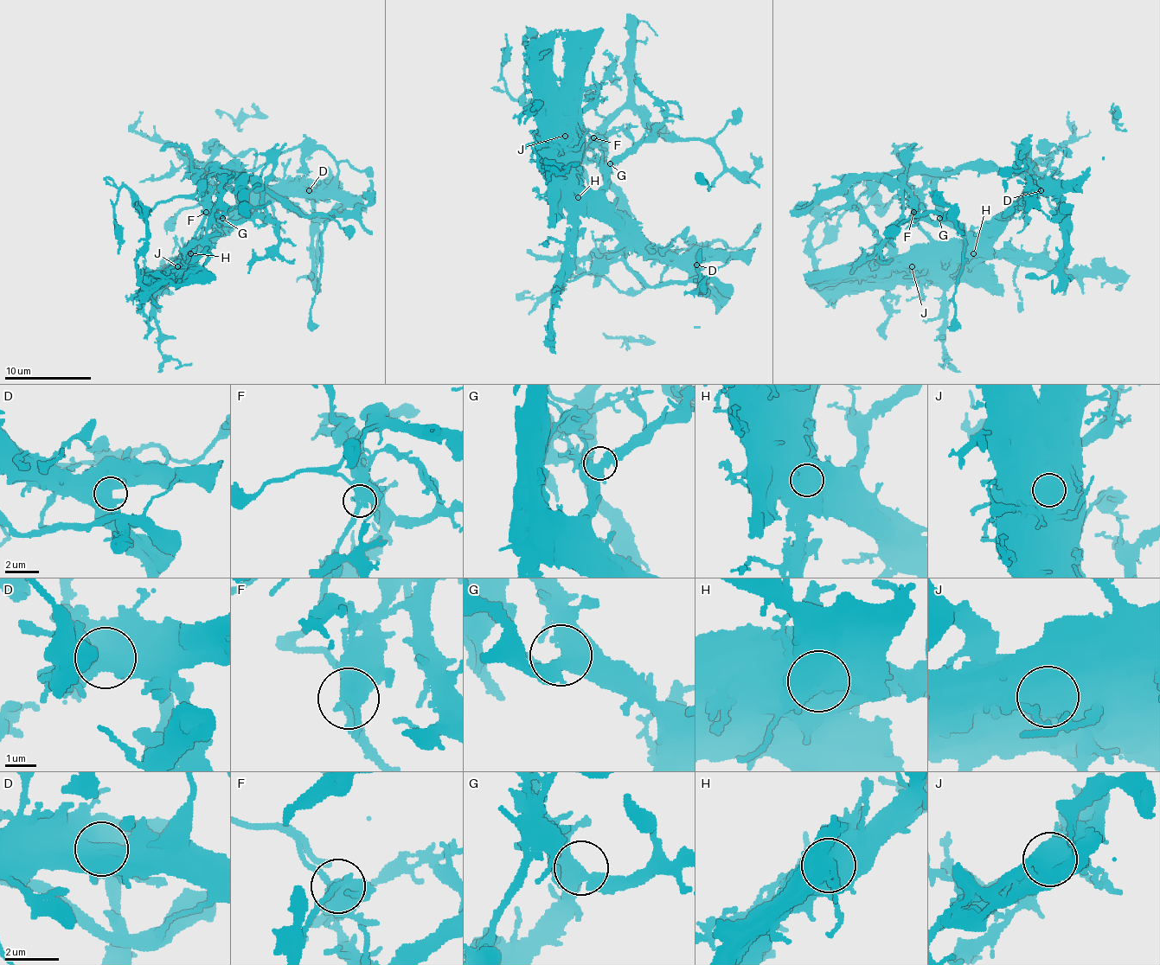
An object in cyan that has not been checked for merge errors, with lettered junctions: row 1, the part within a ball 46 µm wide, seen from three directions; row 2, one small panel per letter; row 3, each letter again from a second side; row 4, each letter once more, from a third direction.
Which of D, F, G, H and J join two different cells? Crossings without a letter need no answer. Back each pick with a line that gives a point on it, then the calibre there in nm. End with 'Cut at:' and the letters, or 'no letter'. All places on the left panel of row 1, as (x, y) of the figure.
F: Place: (206, 212). Thickness 440 nm
H: Place: (190, 253). Thickness 1450 nm
J: Place: (177, 266). Thickness 1300 nm
Cut at: F, H, J

